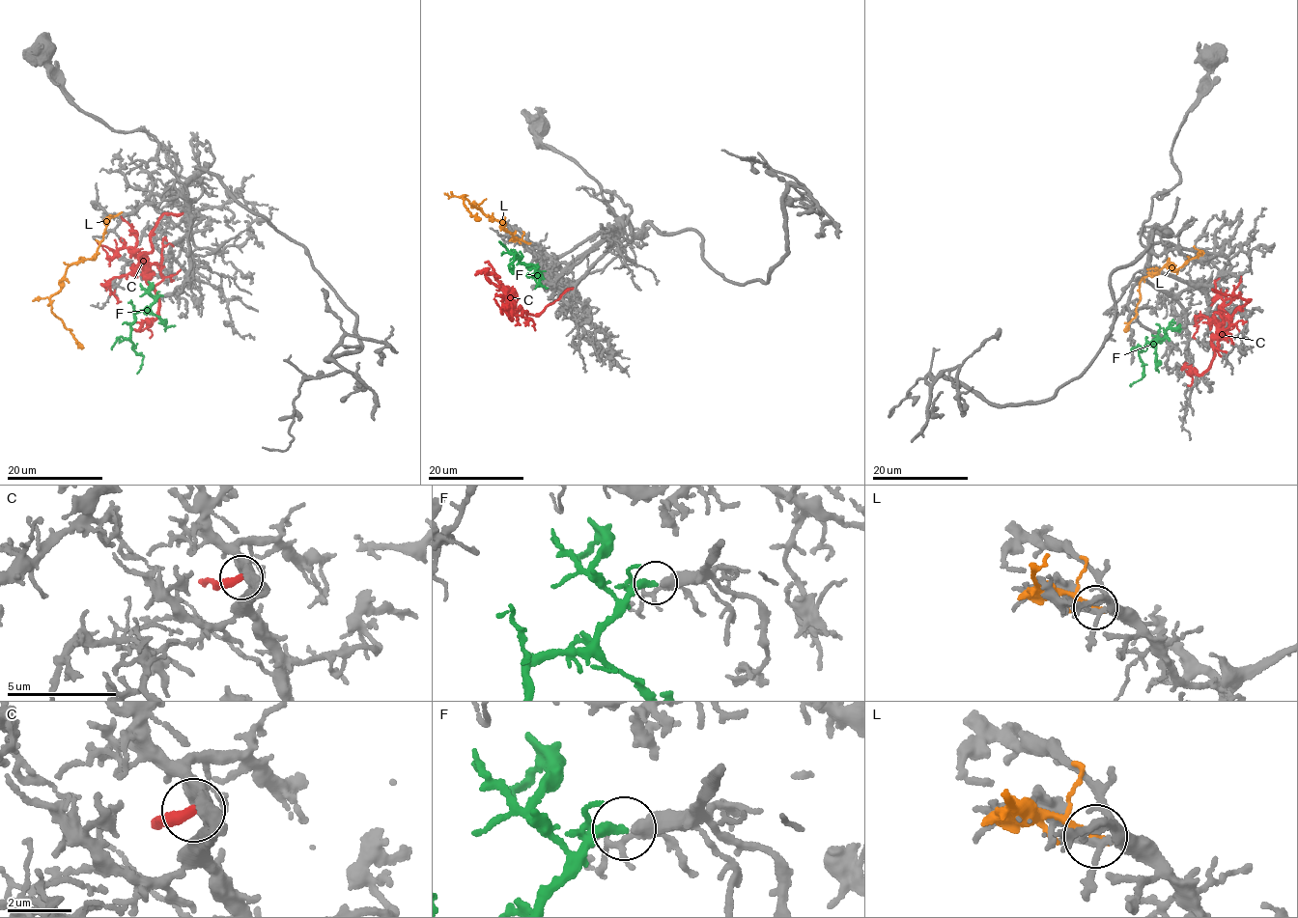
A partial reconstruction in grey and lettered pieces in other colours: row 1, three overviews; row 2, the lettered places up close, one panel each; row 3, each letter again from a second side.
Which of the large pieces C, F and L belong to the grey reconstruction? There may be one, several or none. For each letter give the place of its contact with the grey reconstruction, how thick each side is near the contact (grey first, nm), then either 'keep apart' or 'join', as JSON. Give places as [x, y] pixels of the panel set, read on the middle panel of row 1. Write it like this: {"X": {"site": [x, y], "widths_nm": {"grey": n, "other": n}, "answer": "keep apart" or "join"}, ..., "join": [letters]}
{"C": {"site": [572, 289], "widths_nm": {"grey": 340, "other": 360}, "answer": "keep apart"}, "F": {"site": [544, 278], "widths_nm": {"grey": 240, "other": 320}, "answer": "join"}, "L": {"site": [525, 242], "widths_nm": {"grey": 190, "other": 240}, "answer": "keep apart"}, "join": ["F"]}

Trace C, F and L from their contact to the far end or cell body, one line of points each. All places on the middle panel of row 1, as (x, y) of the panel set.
C: (573, 288), (539, 314), (528, 313), (521, 307), (508, 306), (511, 305), (511, 320), (503, 297), (495, 292)
F: (544, 278), (541, 270), (521, 262), (515, 254), (508, 264), (514, 273), (512, 268), (509, 268)
L: (525, 242), (515, 237), (504, 228), (504, 224), (473, 207), (463, 196), (471, 216), (481, 219)

